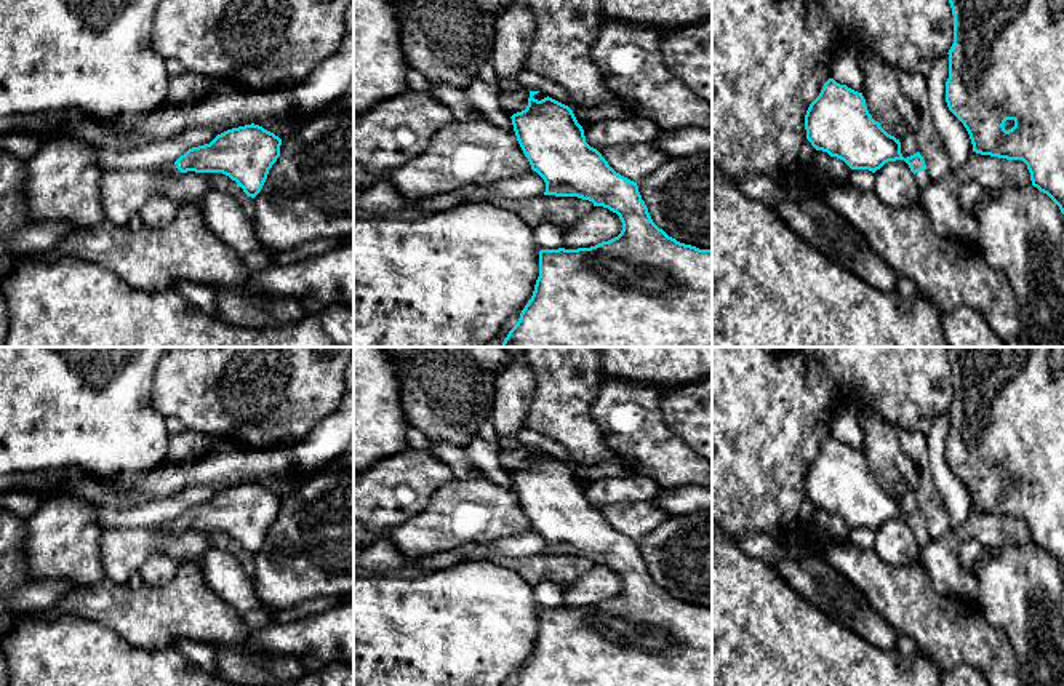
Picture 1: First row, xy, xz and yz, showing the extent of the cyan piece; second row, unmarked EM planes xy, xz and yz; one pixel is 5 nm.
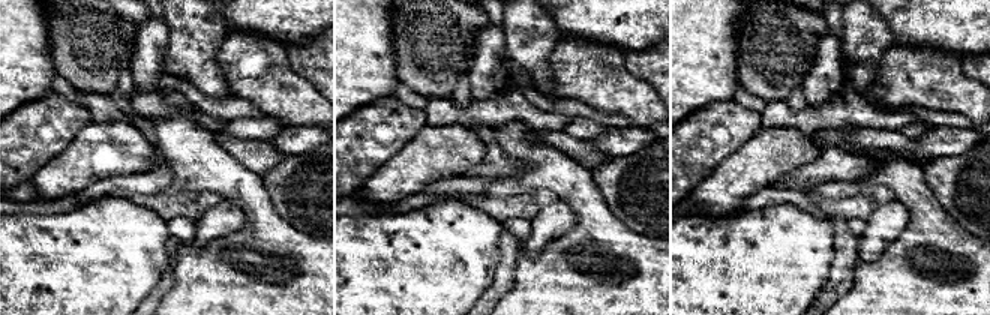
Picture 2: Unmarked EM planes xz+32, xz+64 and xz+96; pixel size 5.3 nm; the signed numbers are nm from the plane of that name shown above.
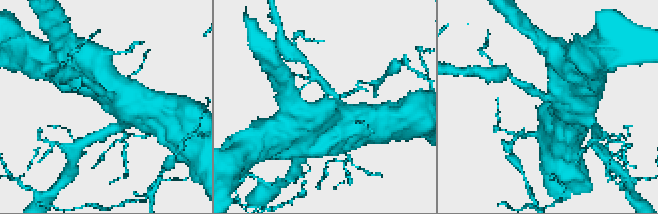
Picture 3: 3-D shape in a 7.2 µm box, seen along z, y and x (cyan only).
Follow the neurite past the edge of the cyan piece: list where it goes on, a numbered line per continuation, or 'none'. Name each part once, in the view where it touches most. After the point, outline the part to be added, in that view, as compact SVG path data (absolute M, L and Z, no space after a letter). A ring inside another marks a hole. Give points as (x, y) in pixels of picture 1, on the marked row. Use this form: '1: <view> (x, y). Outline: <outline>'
1: yz (922, 178). Outline: M926 170L920 171L920 173L915 173L914 176L915 176L917 184L920 185L920 189L923 189L923 187L931 184L931 179L930 179Z

